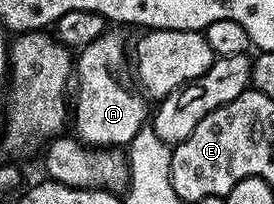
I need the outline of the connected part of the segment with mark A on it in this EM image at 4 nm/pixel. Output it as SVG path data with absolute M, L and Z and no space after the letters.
M104 34L98 40L86 45L82 49L83 52L77 56L77 63L74 65L73 72L79 76L79 100L83 104L87 104L87 108L83 108L79 113L74 113L73 124L75 120L75 128L79 131L79 136L84 145L87 146L127 146L130 145L133 137L137 135L140 128L144 127L146 118L149 116L149 108L147 112L148 101L142 95L134 96L127 88L122 88L115 81L115 76L111 73L111 55L114 54L115 48L111 45L110 35Z

